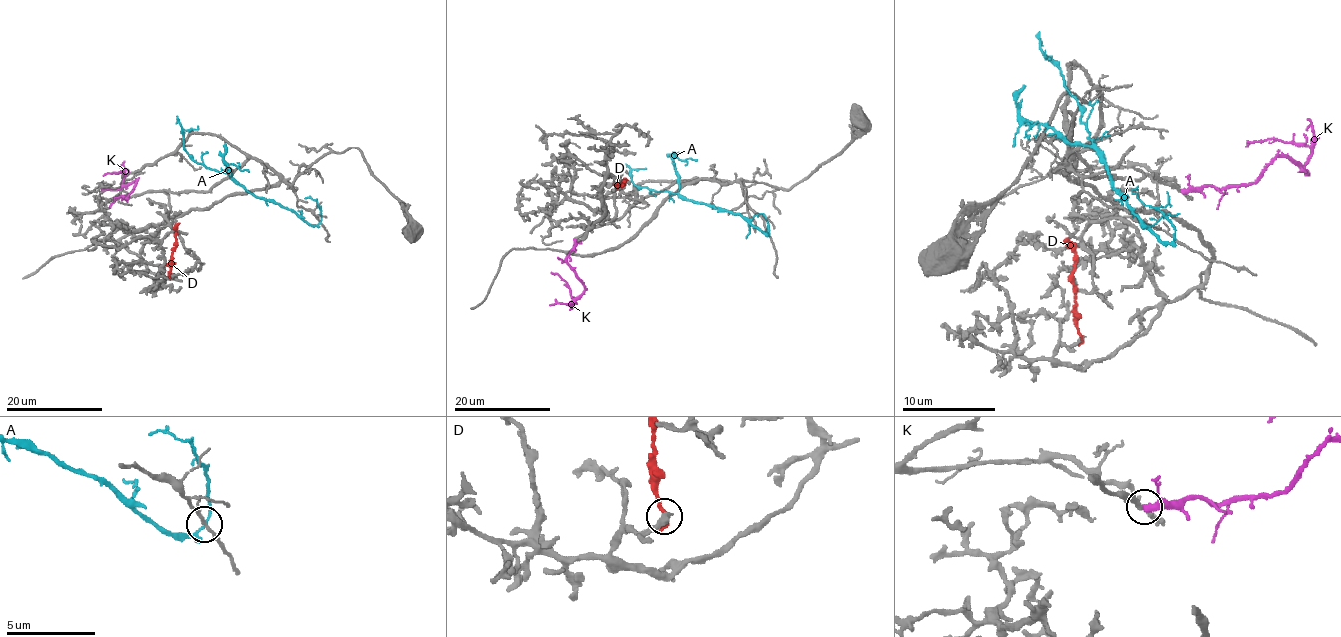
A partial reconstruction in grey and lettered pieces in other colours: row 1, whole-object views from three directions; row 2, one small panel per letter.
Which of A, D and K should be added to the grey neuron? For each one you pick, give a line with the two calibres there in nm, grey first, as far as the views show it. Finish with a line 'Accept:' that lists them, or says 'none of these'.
K: calibres 240 and 280 nm
Accept: K

